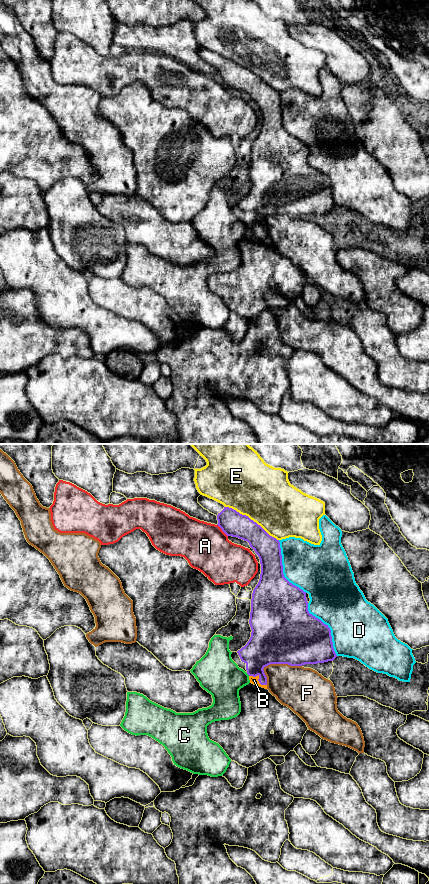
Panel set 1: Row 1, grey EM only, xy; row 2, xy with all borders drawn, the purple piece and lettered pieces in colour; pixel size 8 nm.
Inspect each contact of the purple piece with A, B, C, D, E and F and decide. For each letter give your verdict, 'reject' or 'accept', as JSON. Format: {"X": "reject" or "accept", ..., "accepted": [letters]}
{"A": "reject", "B": "accept", "C": "reject", "D": "reject", "E": "reject", "F": "reject", "accepted": ["B"]}

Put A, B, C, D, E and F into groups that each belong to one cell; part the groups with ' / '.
A / B / C / D / E / F

